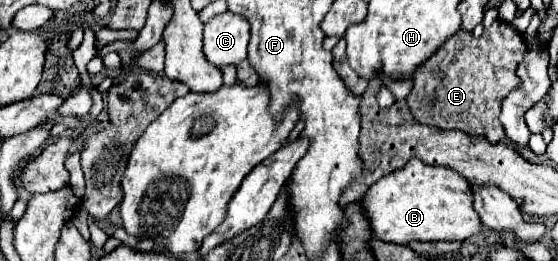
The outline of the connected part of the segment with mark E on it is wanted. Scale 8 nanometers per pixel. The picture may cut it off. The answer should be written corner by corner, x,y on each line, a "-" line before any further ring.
495,20
491,28
485,28
481,38
459,30
431,58
435,70
441,70
441,74
429,74
429,62
413,74
415,86
407,102
415,120
427,126
467,126
467,134
485,136
493,144
501,142
505,132
499,124
499,108
503,98
519,84
515,70
525,52
521,34
503,20

